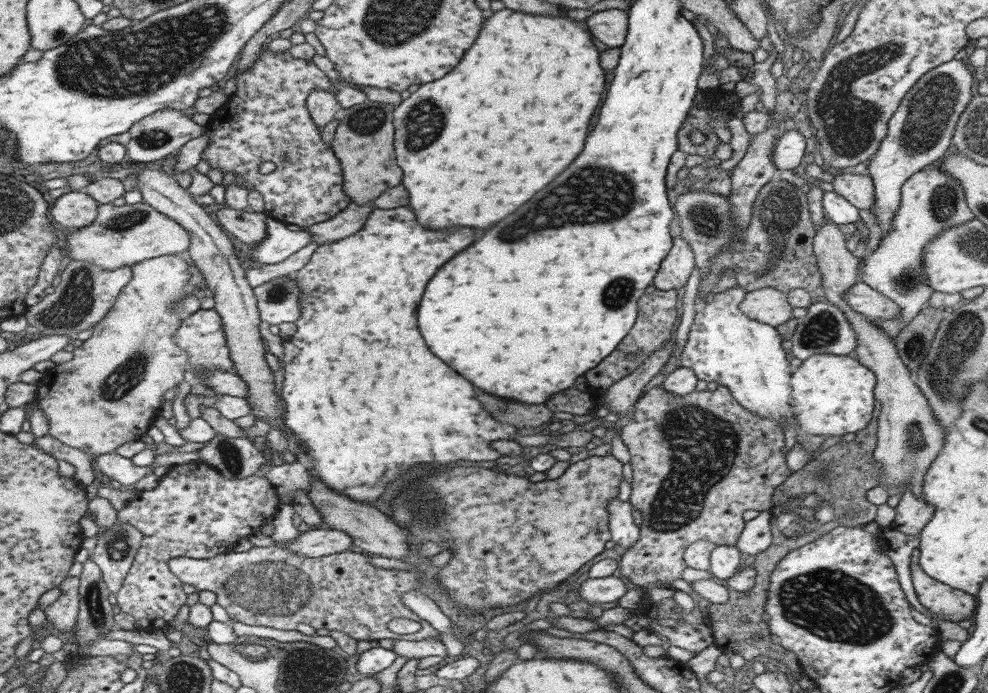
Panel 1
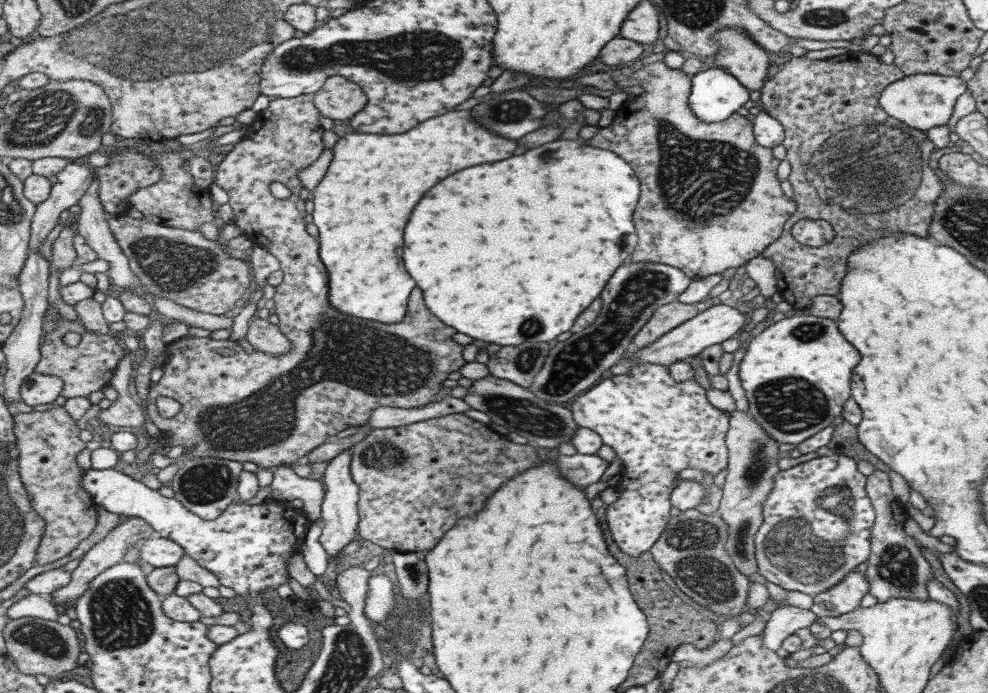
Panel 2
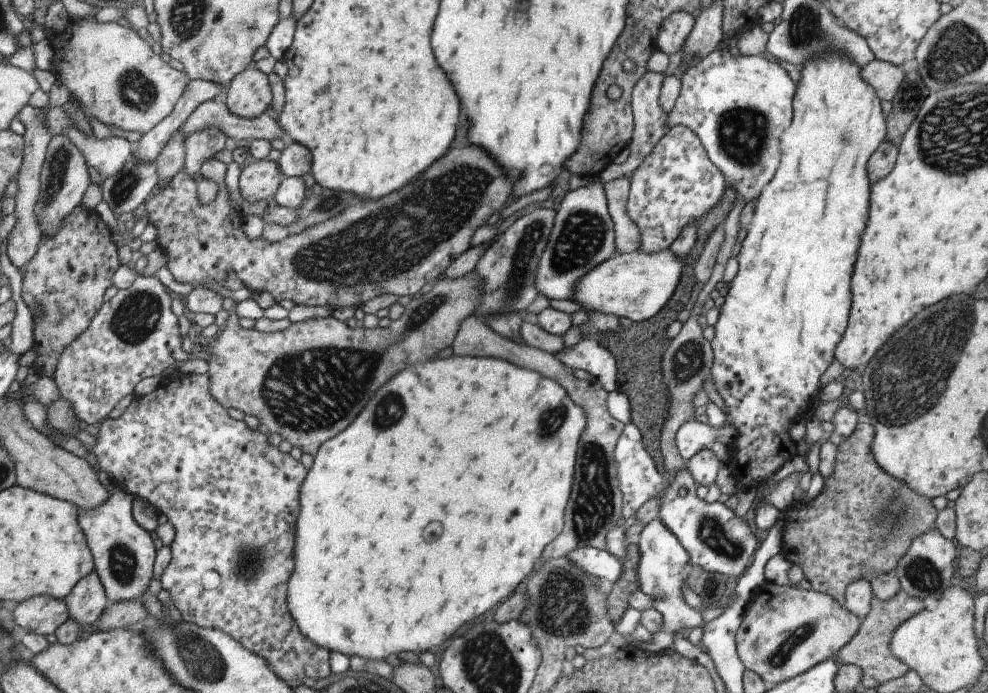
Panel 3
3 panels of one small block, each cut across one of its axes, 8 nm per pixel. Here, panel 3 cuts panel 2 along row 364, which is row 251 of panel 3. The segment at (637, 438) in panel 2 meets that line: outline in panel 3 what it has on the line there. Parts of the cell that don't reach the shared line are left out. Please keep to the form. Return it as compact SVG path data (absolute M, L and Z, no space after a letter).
M684 125L673 126L654 145L650 154L642 161L631 178L629 199L626 212L630 220L638 227L641 243L638 252L659 253L665 251L676 240L682 230L693 223L698 224L721 200L726 189L725 178L717 166L710 160L706 147L698 138L698 135Z

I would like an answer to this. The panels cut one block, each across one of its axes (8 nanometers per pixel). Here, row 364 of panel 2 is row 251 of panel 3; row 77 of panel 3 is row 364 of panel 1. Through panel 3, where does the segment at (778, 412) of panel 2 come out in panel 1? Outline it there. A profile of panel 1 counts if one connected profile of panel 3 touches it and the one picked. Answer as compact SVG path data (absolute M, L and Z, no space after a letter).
M818 354L803 360L790 375L793 418L811 434L824 438L856 434L868 426L875 410L876 376L856 356Z

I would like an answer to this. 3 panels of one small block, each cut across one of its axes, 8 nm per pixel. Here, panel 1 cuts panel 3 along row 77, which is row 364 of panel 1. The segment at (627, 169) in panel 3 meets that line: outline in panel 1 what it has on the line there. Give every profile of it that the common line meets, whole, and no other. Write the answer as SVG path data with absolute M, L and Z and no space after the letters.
M668 340L660 350L656 350L654 354L650 354L634 372L624 376L615 382L614 385L610 386L606 392L603 394L603 404L609 412L614 412L618 414L620 419L620 436L625 445L628 447L628 453L630 453L630 464L633 469L633 482L630 484L630 504L634 509L638 509L642 515L642 524L640 527L640 538L628 548L628 550L622 551L621 561L619 562L620 574L628 580L630 585L636 586L638 589L650 590L654 586L664 586L664 588L672 587L672 582L682 578L682 571L686 568L686 561L684 561L684 552L690 544L696 542L700 539L708 539L717 545L722 546L737 546L738 538L741 532L744 530L747 524L742 517L742 514L746 510L759 510L762 512L768 510L773 506L773 494L776 491L776 487L784 483L791 475L790 467L788 467L786 462L787 453L782 452L782 447L784 446L784 432L782 427L776 423L772 418L761 418L757 414L753 414L747 408L740 405L734 396L732 396L732 391L728 387L718 385L715 390L702 390L702 391L692 391L686 395L678 395L666 391L666 389L660 387L654 387L648 390L644 395L642 390L644 386L661 372L662 368L668 361L673 352L675 344Z

